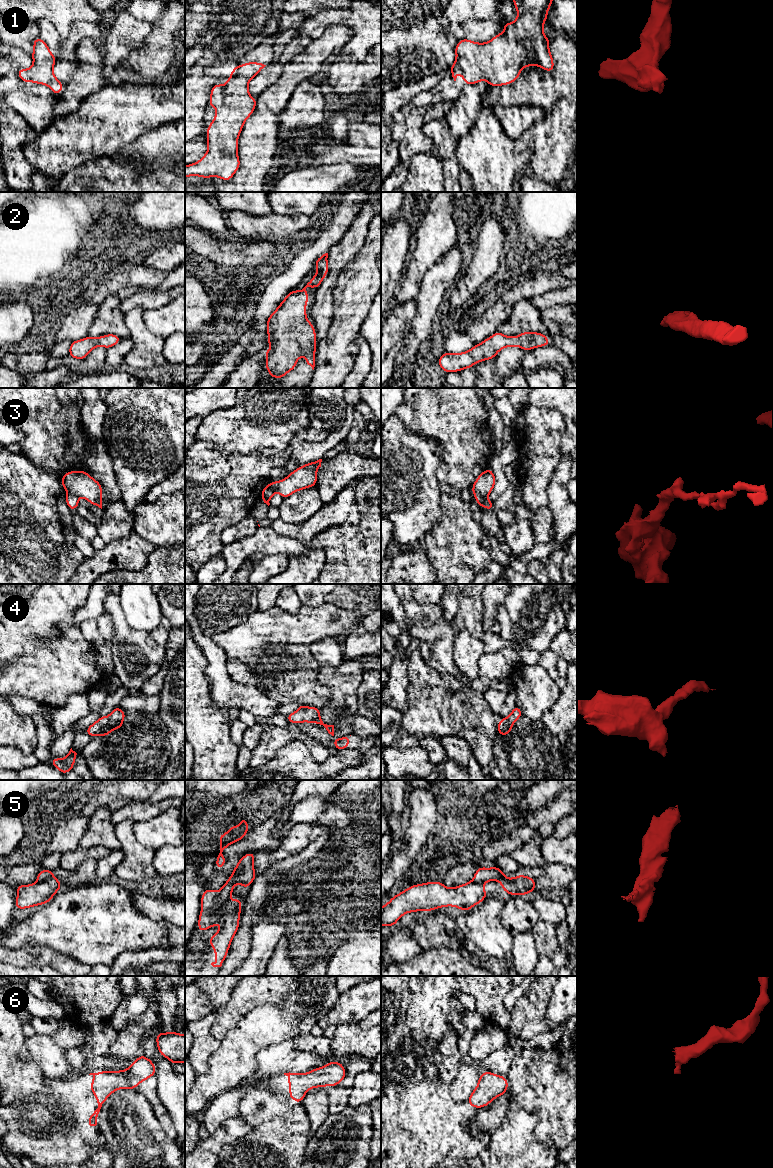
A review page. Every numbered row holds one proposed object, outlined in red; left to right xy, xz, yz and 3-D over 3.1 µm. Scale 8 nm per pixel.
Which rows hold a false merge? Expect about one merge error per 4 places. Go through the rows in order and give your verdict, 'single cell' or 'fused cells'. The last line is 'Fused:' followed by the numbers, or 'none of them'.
1: single cell
2: single cell
3: fused cells
4: single cell
5: fused cells
6: single cell
Fused: 3, 5

